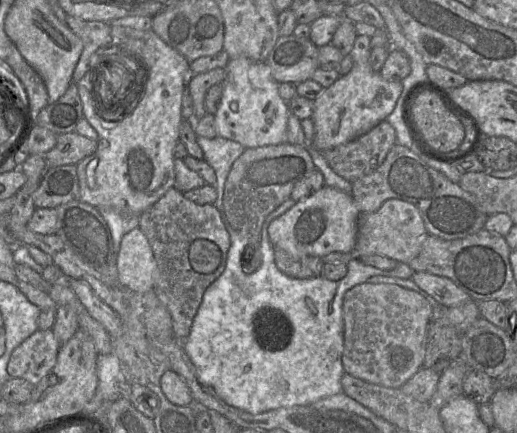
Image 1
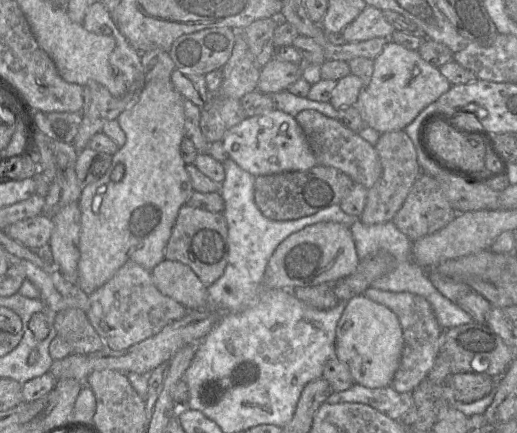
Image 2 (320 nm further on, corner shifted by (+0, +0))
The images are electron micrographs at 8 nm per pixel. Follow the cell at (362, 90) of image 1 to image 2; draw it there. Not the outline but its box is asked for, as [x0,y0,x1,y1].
[353,40,452,134]

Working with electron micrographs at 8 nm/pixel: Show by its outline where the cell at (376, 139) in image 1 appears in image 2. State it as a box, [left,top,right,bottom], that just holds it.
[359,130,421,225]

